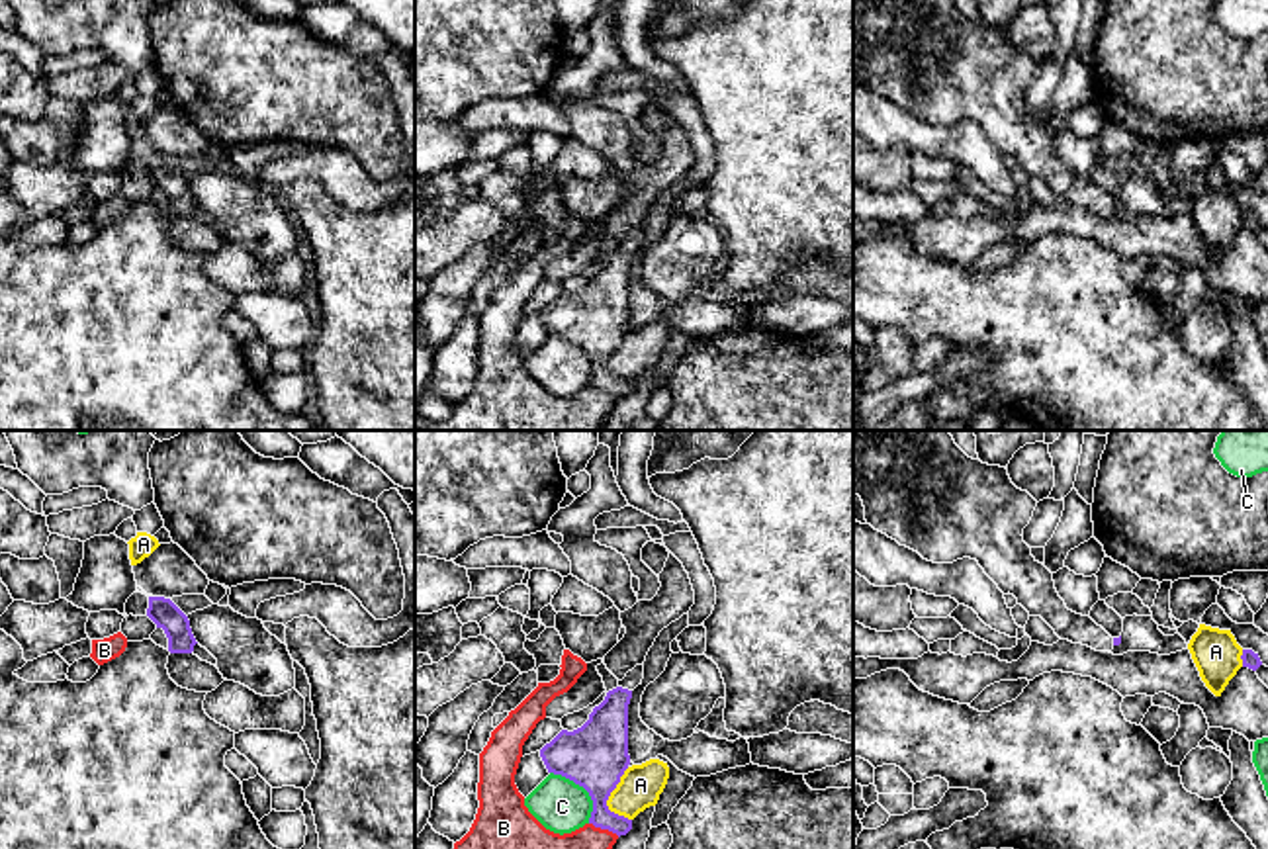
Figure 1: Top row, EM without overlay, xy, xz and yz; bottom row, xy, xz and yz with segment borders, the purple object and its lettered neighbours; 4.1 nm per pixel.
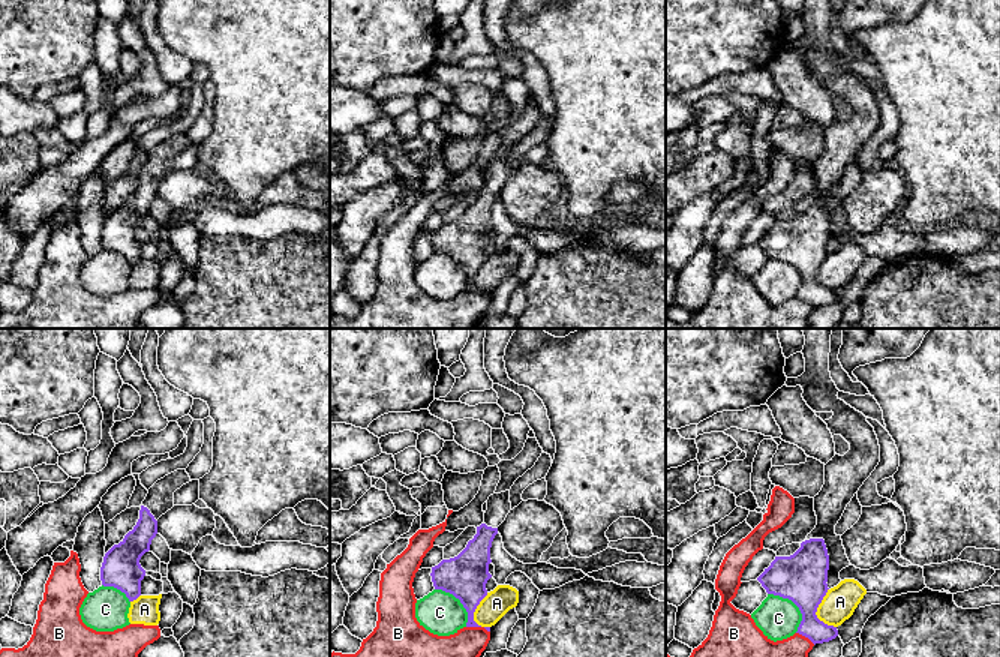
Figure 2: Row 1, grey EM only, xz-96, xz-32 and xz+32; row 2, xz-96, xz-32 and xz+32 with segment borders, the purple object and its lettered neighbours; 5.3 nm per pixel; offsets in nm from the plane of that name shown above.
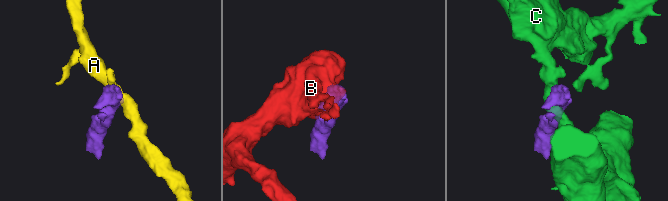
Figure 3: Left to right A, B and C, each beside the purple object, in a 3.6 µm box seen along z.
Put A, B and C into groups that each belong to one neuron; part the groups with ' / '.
A / B / C

